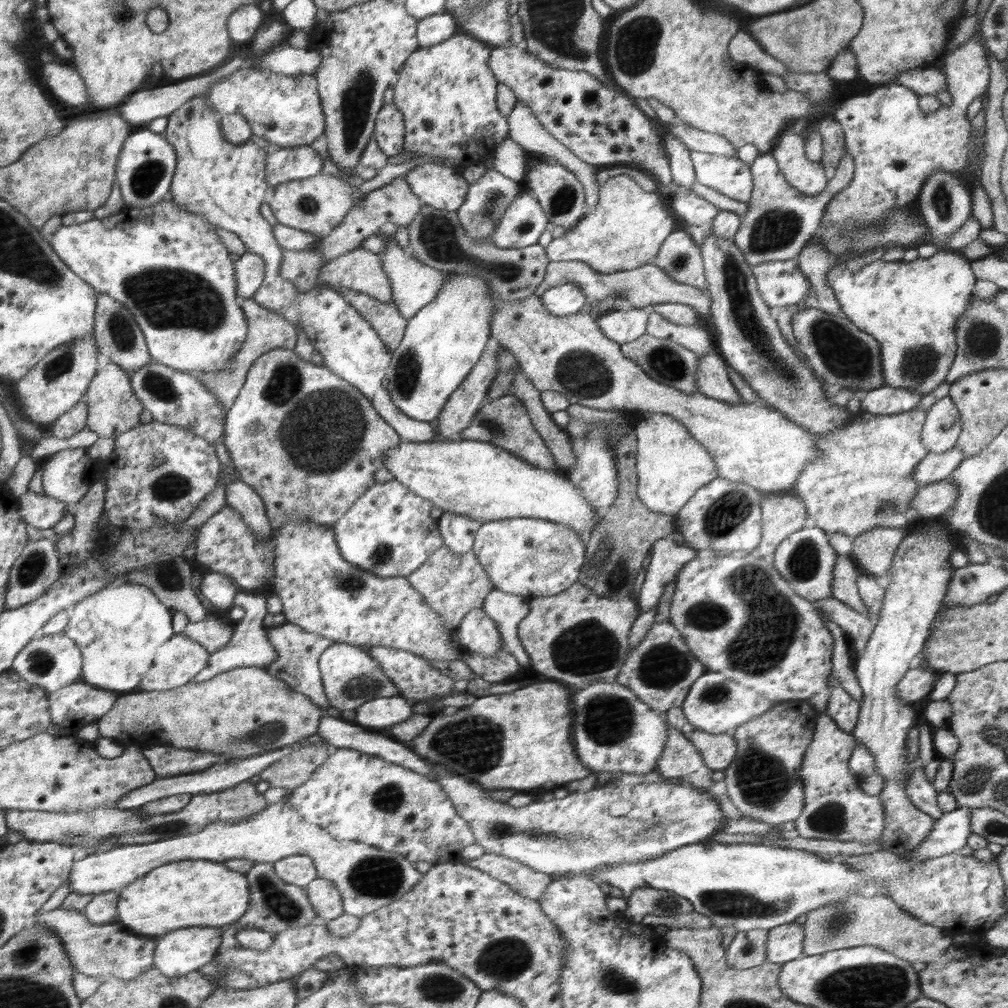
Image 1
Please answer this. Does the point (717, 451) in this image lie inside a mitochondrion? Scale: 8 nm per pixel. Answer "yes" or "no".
no

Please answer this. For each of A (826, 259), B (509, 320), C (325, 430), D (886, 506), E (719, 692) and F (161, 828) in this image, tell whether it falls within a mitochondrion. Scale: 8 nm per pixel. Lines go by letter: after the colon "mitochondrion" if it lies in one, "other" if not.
A: other
B: other
C: mitochondrion
D: mitochondrion
E: mitochondrion
F: mitochondrion

